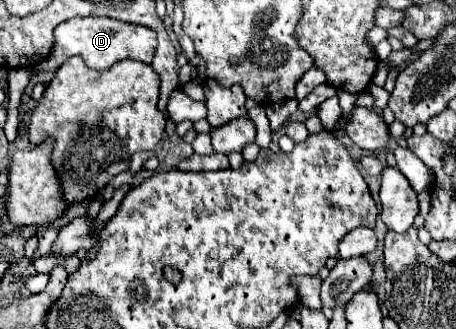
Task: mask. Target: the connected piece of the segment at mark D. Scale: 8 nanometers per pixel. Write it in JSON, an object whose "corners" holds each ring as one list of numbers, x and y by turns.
{"corners":[[76,17,76,19,64,21,54,29,54,37,56,41,52,47,52,55,44,63,40,63,38,67,40,71,58,69,72,55,80,55,84,63,96,71,108,69,110,65,122,59,136,59,142,63,152,63,154,49,156,49,156,33,152,29,130,25,118,19,106,19,106,17]]}

